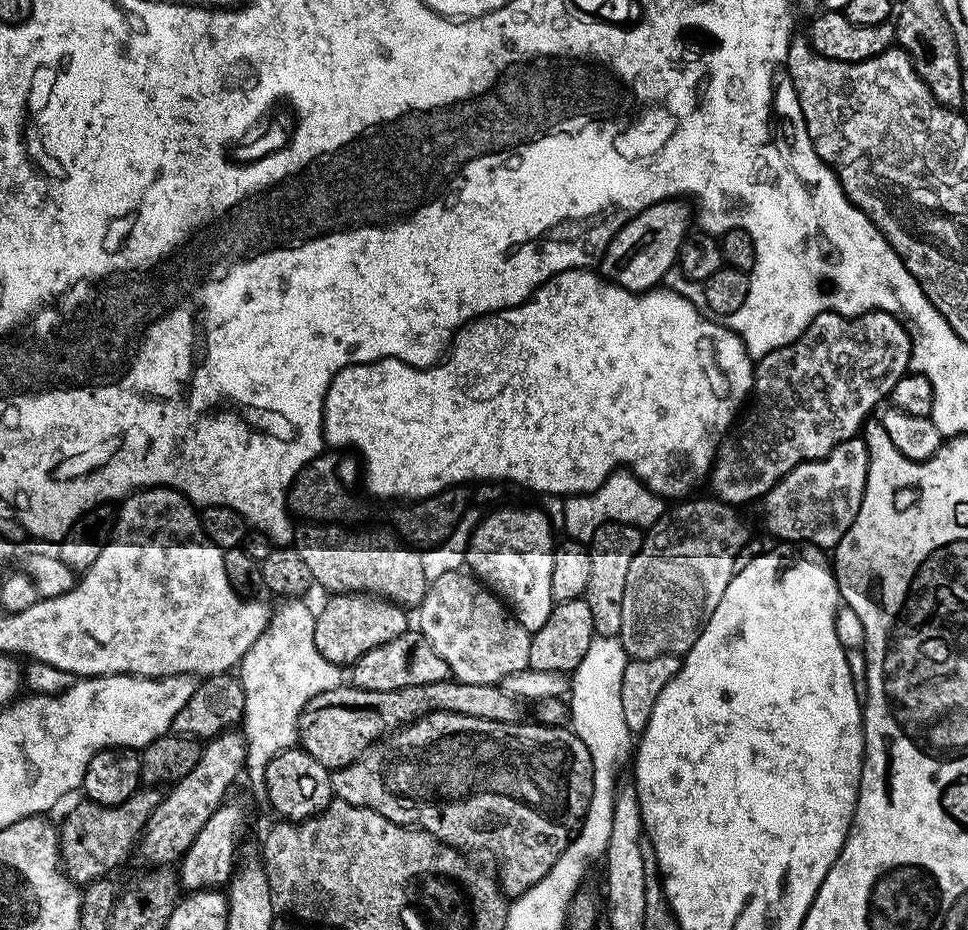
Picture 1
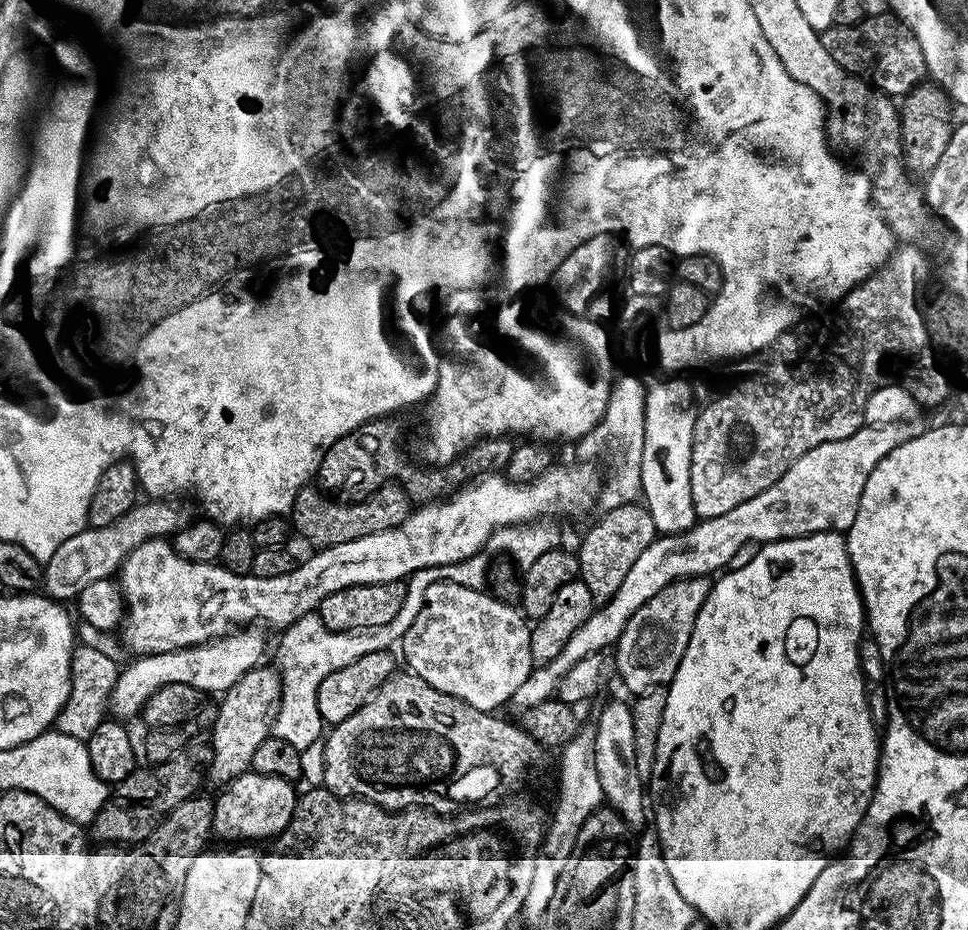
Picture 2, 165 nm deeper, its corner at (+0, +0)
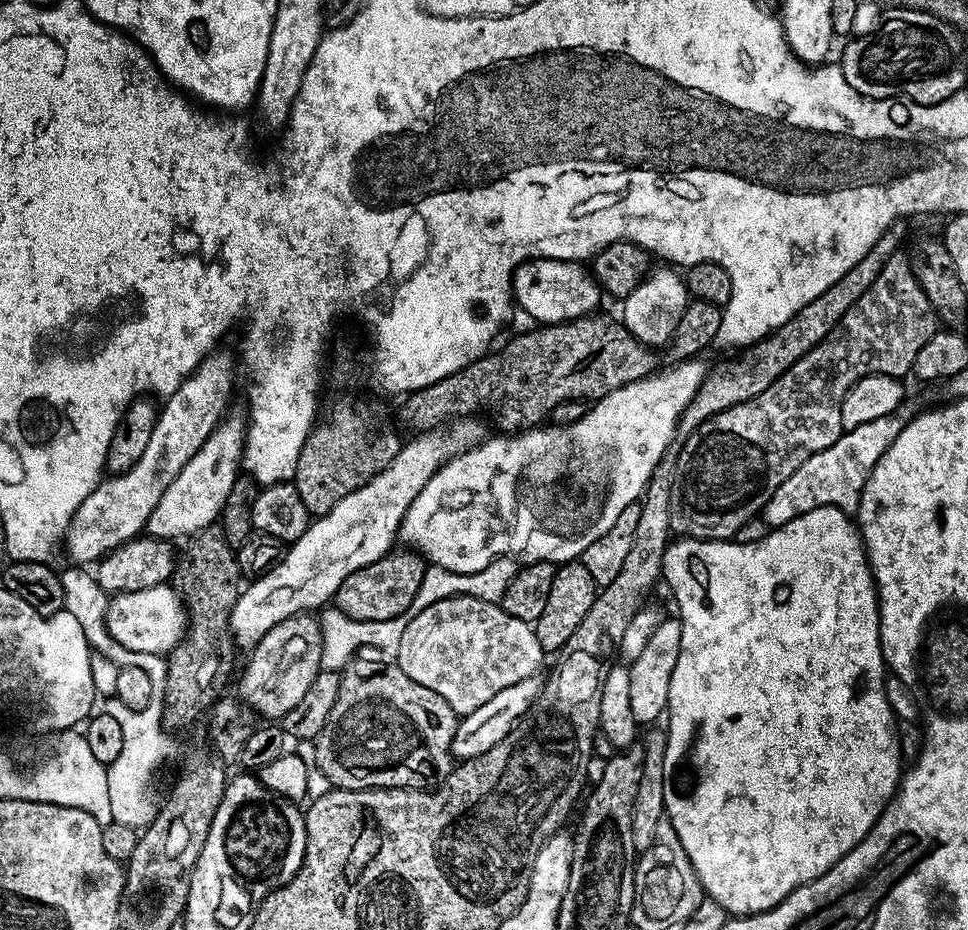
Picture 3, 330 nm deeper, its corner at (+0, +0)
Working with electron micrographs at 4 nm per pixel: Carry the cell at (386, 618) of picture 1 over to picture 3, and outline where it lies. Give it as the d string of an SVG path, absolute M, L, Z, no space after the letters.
M393 550L378 562L370 562L370 566L354 570L354 574L338 586L334 607L342 610L346 618L354 618L358 622L382 622L386 618L394 618L414 602L414 594L418 594L418 586L422 586L425 567L423 556L411 550Z

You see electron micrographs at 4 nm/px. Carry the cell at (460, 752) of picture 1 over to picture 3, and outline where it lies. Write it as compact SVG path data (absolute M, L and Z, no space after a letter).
M354 658L339 673L340 689L336 691L334 710L330 710L326 726L314 741L316 764L322 774L337 789L353 792L363 788L427 789L443 780L454 767L451 740L458 721L456 711L434 690L426 690L426 686L406 678L395 662L360 659Z

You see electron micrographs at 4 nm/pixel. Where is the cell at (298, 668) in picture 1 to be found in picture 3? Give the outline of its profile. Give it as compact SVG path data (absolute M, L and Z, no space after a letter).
M497 556L490 562L490 566L478 570L474 574L458 574L435 566L425 567L422 586L418 586L418 594L414 594L414 602L410 602L410 606L402 614L398 614L394 618L386 618L382 622L358 622L354 618L346 618L346 614L342 614L342 610L338 610L334 606L325 607L318 616L322 634L321 669L343 669L344 665L350 663L359 653L356 651L360 647L377 648L381 652L377 653L384 658L395 657L406 626L410 626L410 622L414 618L418 618L418 614L422 614L422 610L426 610L426 606L451 596L473 596L482 598L491 604L499 604L502 594L506 594L506 586L510 586L510 582L514 582L514 574L517 570L517 561L510 556Z

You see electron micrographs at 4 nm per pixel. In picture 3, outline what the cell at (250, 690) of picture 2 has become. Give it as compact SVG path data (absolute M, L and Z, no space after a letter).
M300 613L298 615L292 615L288 619L283 619L282 622L278 622L277 626L272 627L263 635L263 638L257 642L255 647L250 650L249 660L242 672L242 676L238 682L238 690L236 690L237 697L241 700L241 703L250 707L258 716L259 714L264 716L266 720L282 720L286 713L298 706L299 700L306 694L306 691L310 688L310 685L321 669L321 656L322 656L322 634L319 619L311 613Z

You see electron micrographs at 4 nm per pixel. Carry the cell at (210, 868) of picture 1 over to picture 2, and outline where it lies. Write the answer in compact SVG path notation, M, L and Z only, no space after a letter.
M246 771L241 776L234 778L228 784L223 785L220 797L215 797L212 805L212 831L224 842L252 842L248 840L264 840L279 836L282 830L290 822L290 818L296 809L298 792L295 792L293 781L283 780L277 776L267 776L254 771Z

